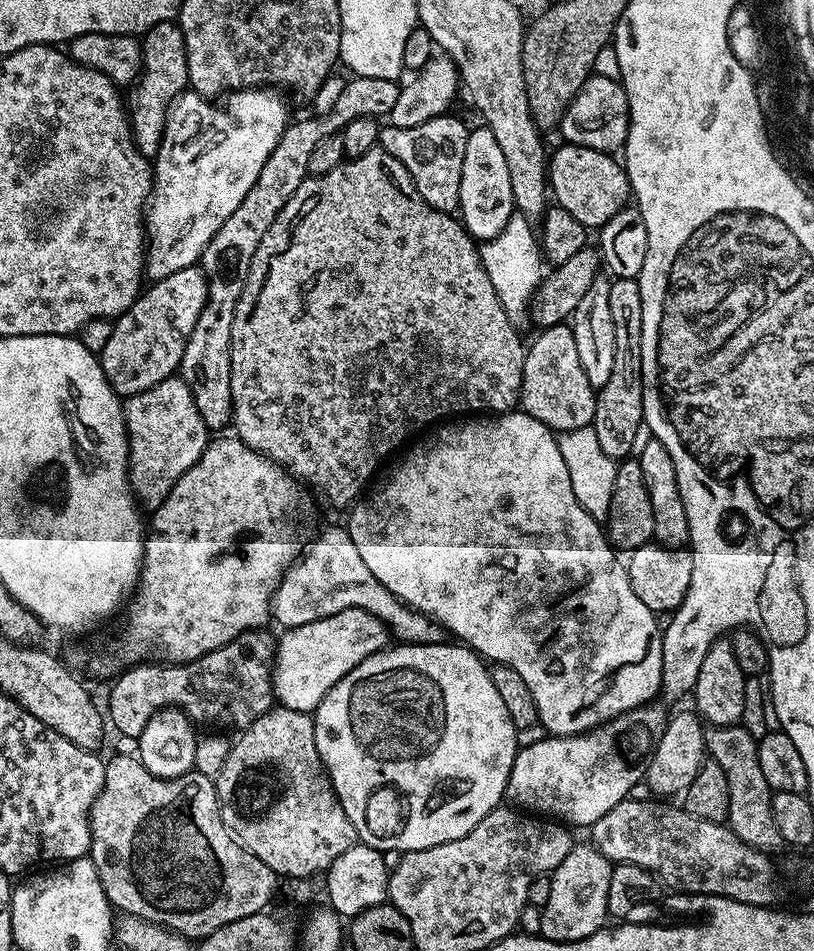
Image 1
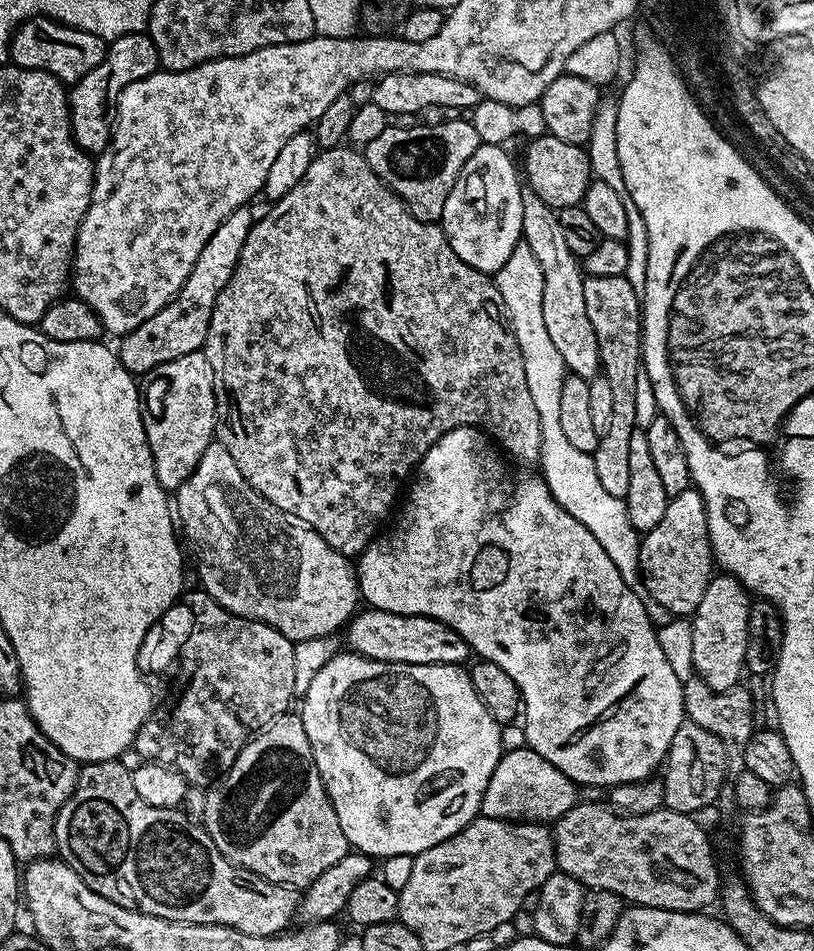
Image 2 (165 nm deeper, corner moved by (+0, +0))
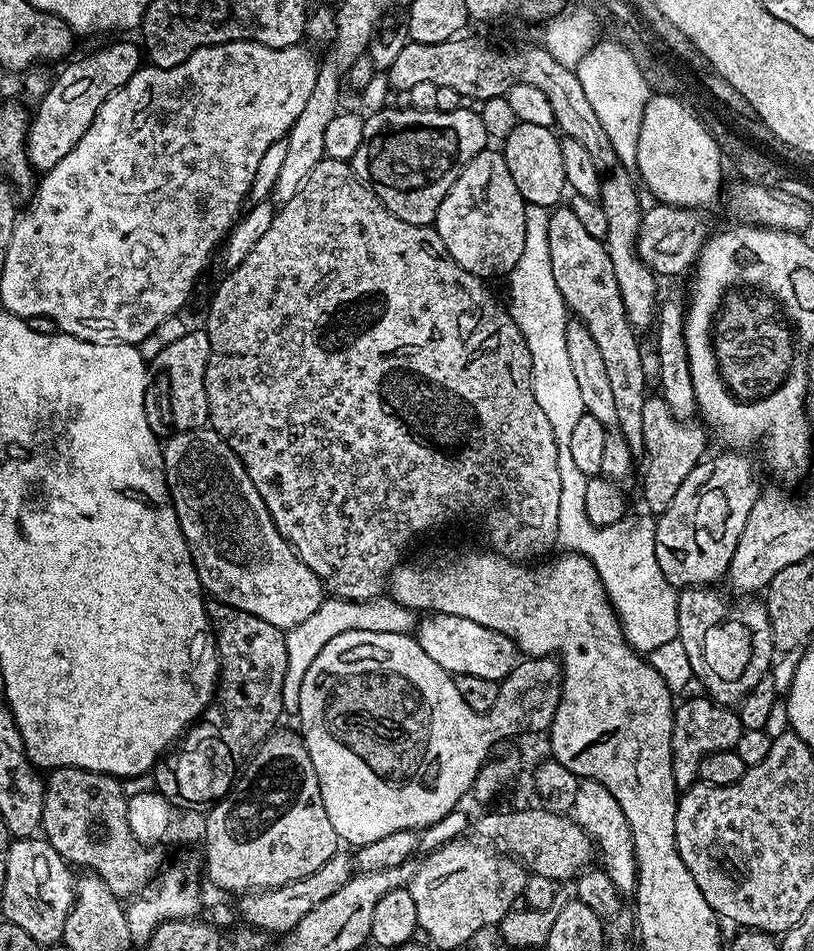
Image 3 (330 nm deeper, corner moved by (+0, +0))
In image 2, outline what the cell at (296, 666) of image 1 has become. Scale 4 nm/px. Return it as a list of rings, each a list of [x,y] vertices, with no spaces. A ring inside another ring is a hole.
[[[369,607],[368,612],[357,611],[346,625],[347,647],[370,658],[391,664],[459,664],[470,656],[470,649],[462,634],[429,616],[407,616]]]

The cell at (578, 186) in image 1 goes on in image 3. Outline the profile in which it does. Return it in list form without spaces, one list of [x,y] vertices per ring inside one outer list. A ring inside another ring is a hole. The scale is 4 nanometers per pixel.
[[[517,123],[502,140],[502,151],[506,170],[510,170],[510,178],[514,178],[514,186],[518,186],[518,194],[522,194],[525,204],[551,210],[565,199],[566,169],[562,167],[562,146],[560,136],[552,128]]]

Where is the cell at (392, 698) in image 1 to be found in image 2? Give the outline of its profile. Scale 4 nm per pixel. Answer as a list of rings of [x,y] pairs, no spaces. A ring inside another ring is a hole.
[[[344,650],[341,656],[326,661],[313,674],[312,681],[304,692],[304,705],[298,708],[298,715],[302,718],[306,738],[310,738],[310,750],[314,754],[314,762],[318,766],[324,789],[328,791],[328,797],[334,806],[334,814],[338,814],[338,826],[342,826],[342,834],[346,834],[349,845],[355,851],[364,852],[373,858],[415,858],[421,852],[438,846],[438,842],[446,842],[446,838],[462,831],[471,820],[480,815],[482,798],[486,794],[486,782],[490,782],[494,766],[498,766],[505,753],[500,737],[501,724],[493,718],[490,710],[486,710],[482,698],[474,690],[469,669],[459,664],[391,664],[385,660],[371,660],[351,650]]]

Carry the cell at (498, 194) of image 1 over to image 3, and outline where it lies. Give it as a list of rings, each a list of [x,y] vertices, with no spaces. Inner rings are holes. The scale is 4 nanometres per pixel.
[[[492,151],[479,152],[458,174],[434,221],[454,262],[481,278],[503,277],[511,272],[522,255],[522,242],[526,242],[524,199],[514,186],[514,178],[510,178],[510,170],[506,170],[503,151]]]

